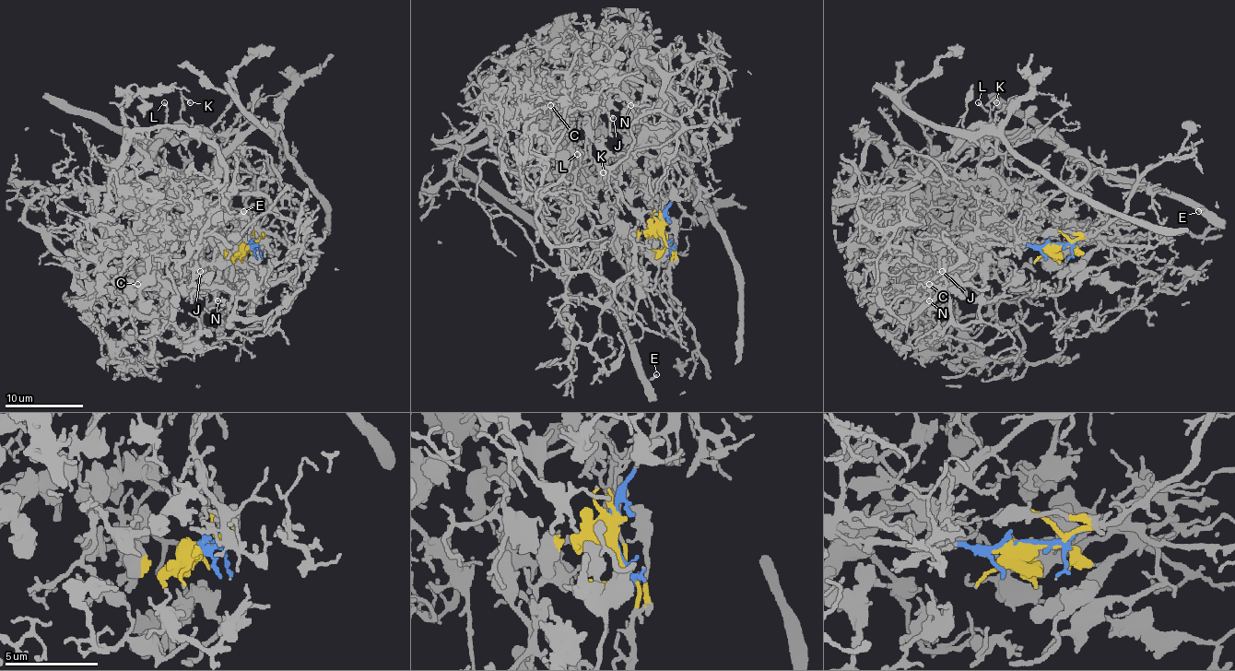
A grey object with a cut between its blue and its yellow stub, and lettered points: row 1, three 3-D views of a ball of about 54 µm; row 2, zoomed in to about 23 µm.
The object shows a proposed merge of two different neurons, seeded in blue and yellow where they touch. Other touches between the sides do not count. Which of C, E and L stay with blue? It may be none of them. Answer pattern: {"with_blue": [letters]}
{"with_blue": ["E", "L"]}

